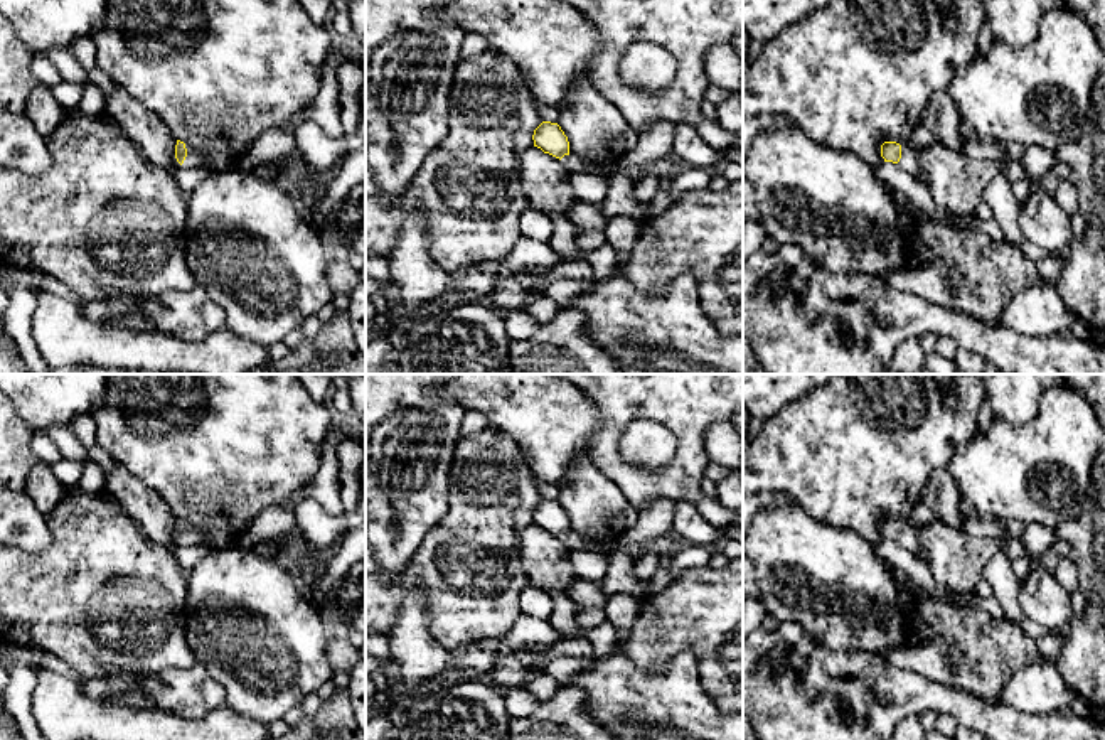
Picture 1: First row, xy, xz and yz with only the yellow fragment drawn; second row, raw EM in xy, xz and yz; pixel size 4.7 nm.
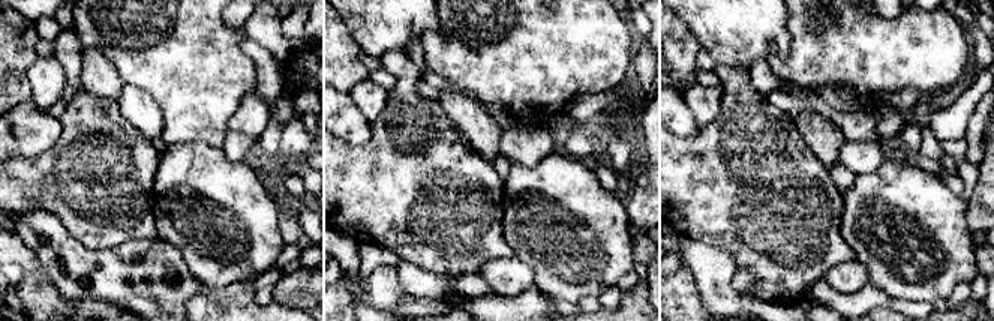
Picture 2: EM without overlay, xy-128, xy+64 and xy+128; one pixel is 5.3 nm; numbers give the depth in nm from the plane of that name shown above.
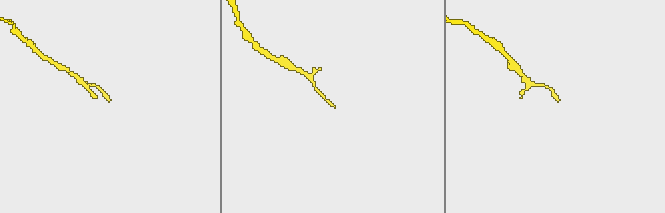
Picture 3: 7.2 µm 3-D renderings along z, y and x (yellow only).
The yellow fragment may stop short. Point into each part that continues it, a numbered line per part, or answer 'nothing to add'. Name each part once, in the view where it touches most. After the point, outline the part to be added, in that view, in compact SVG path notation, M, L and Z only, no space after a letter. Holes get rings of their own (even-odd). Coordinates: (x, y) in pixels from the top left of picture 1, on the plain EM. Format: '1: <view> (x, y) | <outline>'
1: xy (192, 538) | M185 521L185 526L187 526L187 534L184 538L182 543L185 543L187 546L206 546L209 548L211 551L217 551L217 550L224 550L224 548L229 548L229 546L212 546L207 543L207 539L197 531L194 529L187 521Z

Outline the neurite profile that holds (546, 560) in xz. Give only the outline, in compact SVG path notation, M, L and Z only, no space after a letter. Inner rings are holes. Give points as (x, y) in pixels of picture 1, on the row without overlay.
M534 523L522 528L519 556L531 585L541 590L554 588L566 593L576 578L569 550L561 538Z

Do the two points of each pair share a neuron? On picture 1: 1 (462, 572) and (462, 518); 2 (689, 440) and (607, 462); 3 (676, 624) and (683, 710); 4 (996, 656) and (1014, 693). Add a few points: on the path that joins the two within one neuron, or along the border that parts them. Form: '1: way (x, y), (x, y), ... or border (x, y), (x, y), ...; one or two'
1: way (464, 558), (464, 531); one
2: way (681, 464), (664, 481), (630, 479); one
3: border (640, 666), (662, 666), (689, 653), (701, 685); two
4: border (1043, 659), (1021, 668), (999, 697); two

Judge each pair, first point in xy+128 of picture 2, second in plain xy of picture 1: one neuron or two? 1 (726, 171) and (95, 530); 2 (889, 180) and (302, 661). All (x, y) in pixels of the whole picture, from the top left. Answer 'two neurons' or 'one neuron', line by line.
1: one neuron
2: one neuron

